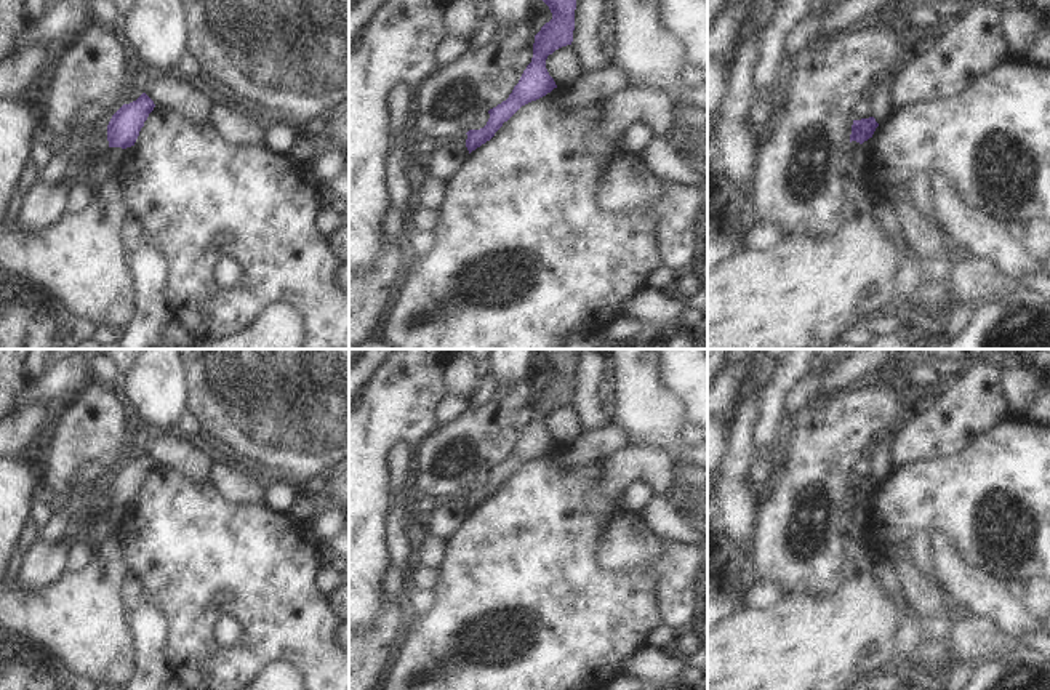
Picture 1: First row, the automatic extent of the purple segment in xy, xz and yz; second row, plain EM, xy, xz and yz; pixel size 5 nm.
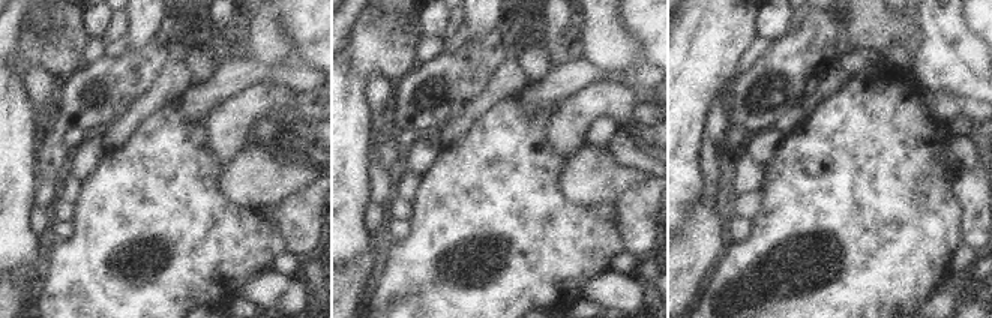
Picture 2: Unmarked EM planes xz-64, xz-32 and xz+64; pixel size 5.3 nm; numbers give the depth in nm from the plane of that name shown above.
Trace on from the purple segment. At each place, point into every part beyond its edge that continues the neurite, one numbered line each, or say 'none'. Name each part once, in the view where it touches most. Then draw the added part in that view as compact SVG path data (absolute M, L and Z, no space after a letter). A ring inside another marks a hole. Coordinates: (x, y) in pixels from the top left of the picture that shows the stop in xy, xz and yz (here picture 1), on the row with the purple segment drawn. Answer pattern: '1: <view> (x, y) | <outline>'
none

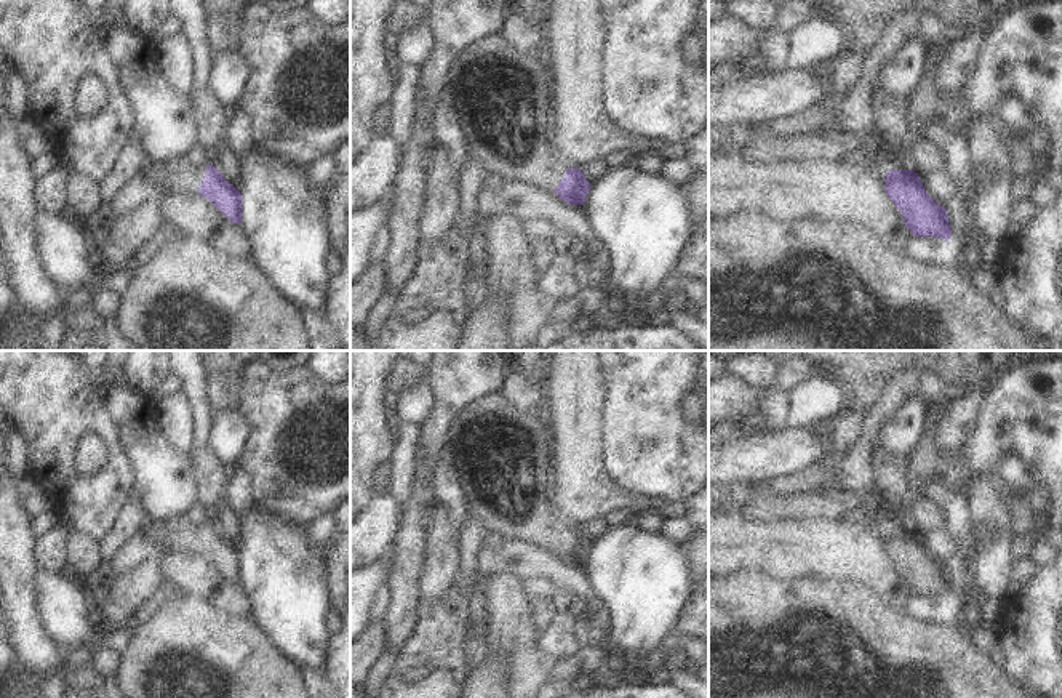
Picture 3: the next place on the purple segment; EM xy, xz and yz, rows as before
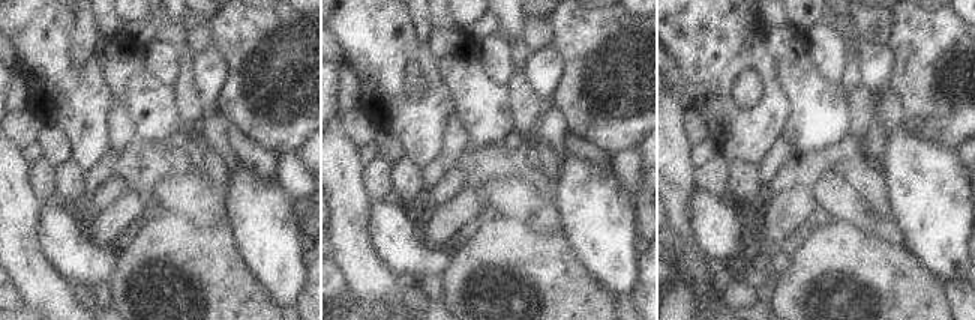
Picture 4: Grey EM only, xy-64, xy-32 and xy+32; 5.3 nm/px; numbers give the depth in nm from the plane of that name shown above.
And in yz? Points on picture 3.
none

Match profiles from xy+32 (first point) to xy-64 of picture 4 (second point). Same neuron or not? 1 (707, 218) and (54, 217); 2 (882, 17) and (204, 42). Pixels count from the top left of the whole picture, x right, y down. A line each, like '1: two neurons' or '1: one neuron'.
1: one neuron
2: one neuron

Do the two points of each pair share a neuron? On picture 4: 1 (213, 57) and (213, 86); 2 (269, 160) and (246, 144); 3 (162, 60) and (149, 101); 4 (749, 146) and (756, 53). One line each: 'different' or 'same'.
1: same
2: same
3: different
4: same

